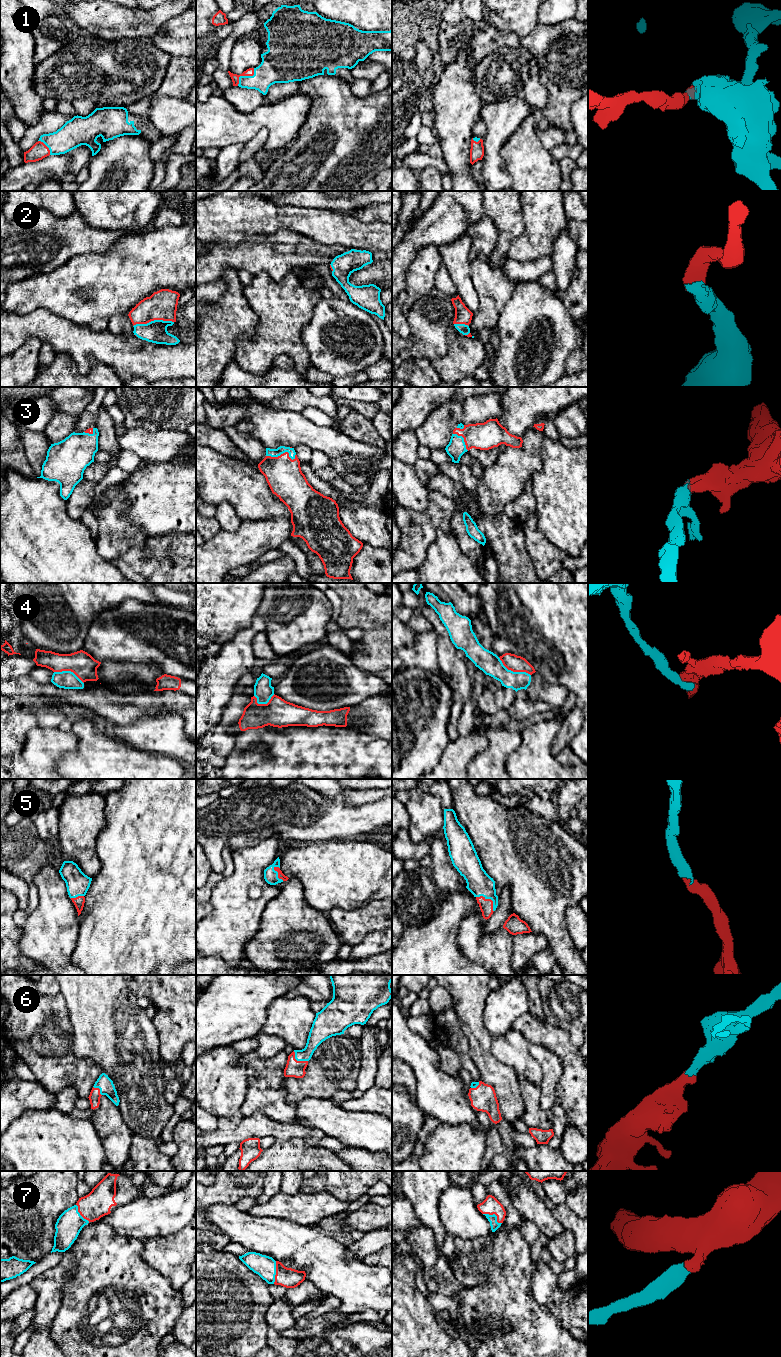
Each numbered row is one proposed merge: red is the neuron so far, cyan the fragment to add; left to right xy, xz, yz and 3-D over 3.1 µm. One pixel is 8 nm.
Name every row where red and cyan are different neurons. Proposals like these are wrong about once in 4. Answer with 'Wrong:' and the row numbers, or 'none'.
Wrong: 4

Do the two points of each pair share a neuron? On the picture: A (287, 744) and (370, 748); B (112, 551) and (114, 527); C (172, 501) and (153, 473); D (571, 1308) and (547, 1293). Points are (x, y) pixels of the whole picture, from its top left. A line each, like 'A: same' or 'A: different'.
A: same
B: same
C: same
D: same

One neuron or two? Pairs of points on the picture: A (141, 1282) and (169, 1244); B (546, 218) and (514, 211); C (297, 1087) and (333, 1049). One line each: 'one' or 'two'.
A: two
B: two
C: one

